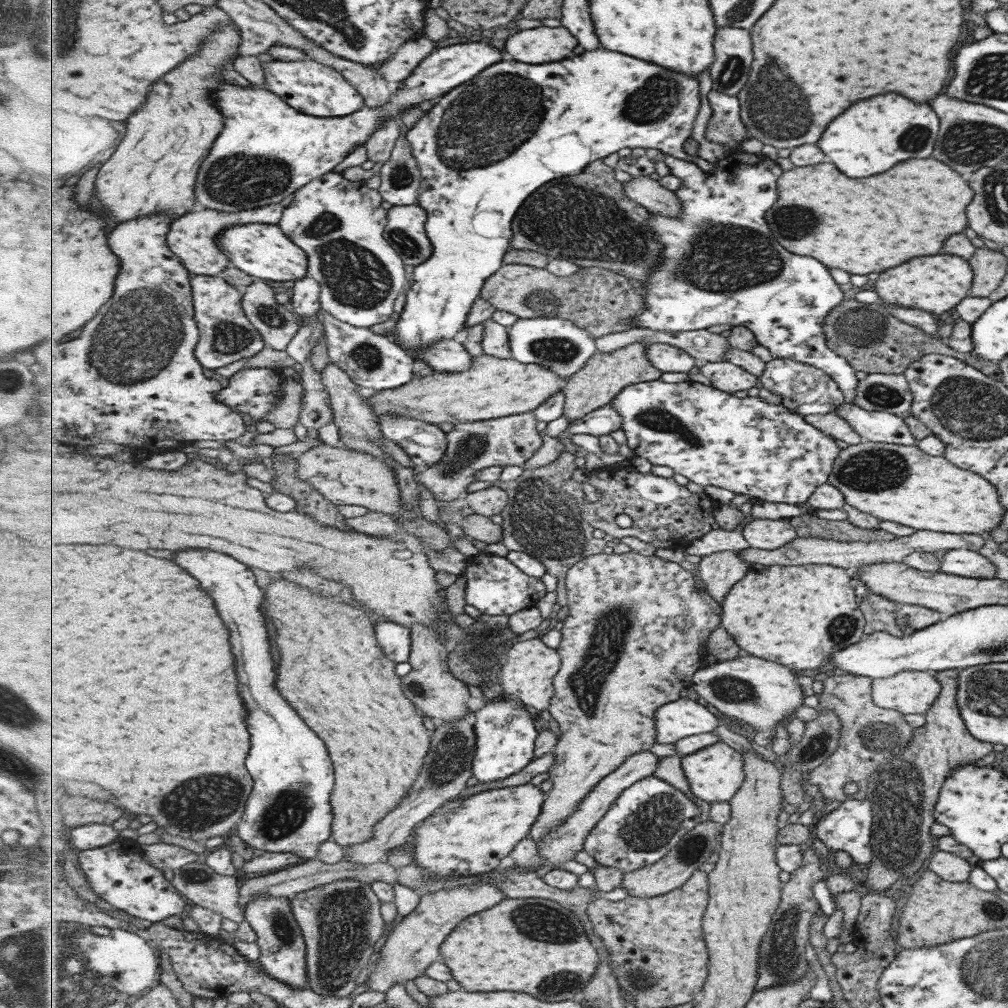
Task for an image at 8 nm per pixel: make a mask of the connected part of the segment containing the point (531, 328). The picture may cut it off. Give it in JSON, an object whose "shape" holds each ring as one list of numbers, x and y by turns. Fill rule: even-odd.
{"shape":[[538,316,538,318,520,318,508,330,512,358,525,364,537,363,548,366,567,379,585,368,591,357,597,352,597,342,584,328,577,327,572,320,561,316]]}

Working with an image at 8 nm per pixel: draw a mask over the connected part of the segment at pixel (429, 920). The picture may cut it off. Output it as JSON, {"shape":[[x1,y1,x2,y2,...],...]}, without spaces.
{"shape":[[488,881,477,885,466,885,449,890,426,892,419,895,419,906,408,914,403,922,396,924,385,945,381,949,381,958,377,960,375,970,371,972,365,986,367,991,387,992,395,983,404,984,423,975,437,960,441,960,441,946,449,934,460,922,474,914,501,904,505,900,505,892]]}

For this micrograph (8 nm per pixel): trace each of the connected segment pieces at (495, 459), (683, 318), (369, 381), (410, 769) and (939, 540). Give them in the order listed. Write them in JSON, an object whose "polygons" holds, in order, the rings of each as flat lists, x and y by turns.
{"polygons":[[[534,412,513,414,487,421,461,422,447,433,448,449,439,463,421,473,421,482,435,494,437,500,464,500,469,484,475,482,479,470,490,466,520,466,531,460,544,445,544,436,537,430]],[[713,89,708,92,707,98,712,112,702,134,711,142,729,146,731,153,718,160,711,173,703,172,693,162,661,153,669,174,683,181,683,186,675,190,683,201,683,212,679,218,651,212,649,225,665,245,665,252,650,280,638,285,646,305,645,312,637,316,634,326,663,332,684,332,703,331,715,325,743,325,753,333,759,344,770,351,773,358,793,359,825,371,843,392,844,404,854,404,857,388,855,372,827,345,821,330,823,318,842,302,843,292,831,280,831,274,823,263,787,250,773,235,766,216,780,198,777,182,784,172,774,160,741,150,740,144,749,138,749,134,741,116,740,98]],[[321,309,318,314,322,319,329,343,329,359,345,370,358,385,374,388,376,391,399,389,415,377,415,360,399,343,391,337,371,332,369,328,359,328,337,319,333,314]],[[271,580,267,584,266,600,268,604,267,614,272,622,277,622,275,626,279,630,277,644,281,650,281,672,279,672,279,684,277,686,281,686,281,694,285,694,285,698,289,698,289,702,293,702,293,706,297,706,297,712,301,714,301,718,305,718,305,722,309,722,309,726,313,726,313,730,317,730,317,734,321,734,321,738,325,738,325,744,329,746,329,752,333,754,333,762,335,762,335,770,337,770,337,786,332,792,332,806,335,816,335,820,332,822,333,840,339,842,346,850,349,849,349,846,369,842,371,838,375,838,377,822,382,822,399,805,399,802,413,788,415,780,419,778,419,772,423,770,423,764,425,764,425,756,428,756,432,750,433,733,425,728,423,712,404,693,404,682,402,676,397,674,396,662,385,654,379,639,377,639,376,623,372,621,370,614,367,614,365,610,345,602,339,604,331,598,321,598,321,596,317,596,309,590,303,590,287,580,275,580,275,582]],[[915,531,910,536,895,537,894,540,877,542,839,542,835,540,825,540,823,538,800,538,793,540,789,546,782,546,781,550,763,550,760,548,747,547,741,550,741,556,753,564,763,564,763,566,799,566,799,564,819,564,841,567,853,570,859,566,869,566,869,564,879,564,879,562,901,562,904,556,912,552,935,552,935,550,955,550,969,549,978,551,985,538,975,534,948,534,932,531]]]}

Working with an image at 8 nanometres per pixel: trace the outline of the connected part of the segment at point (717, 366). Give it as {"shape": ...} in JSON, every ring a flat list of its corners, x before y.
{"shape":[[709,361,700,364,700,372,709,380,710,384,723,390,725,393,748,391,757,386,760,378,751,374,742,366,737,366,729,361]]}

